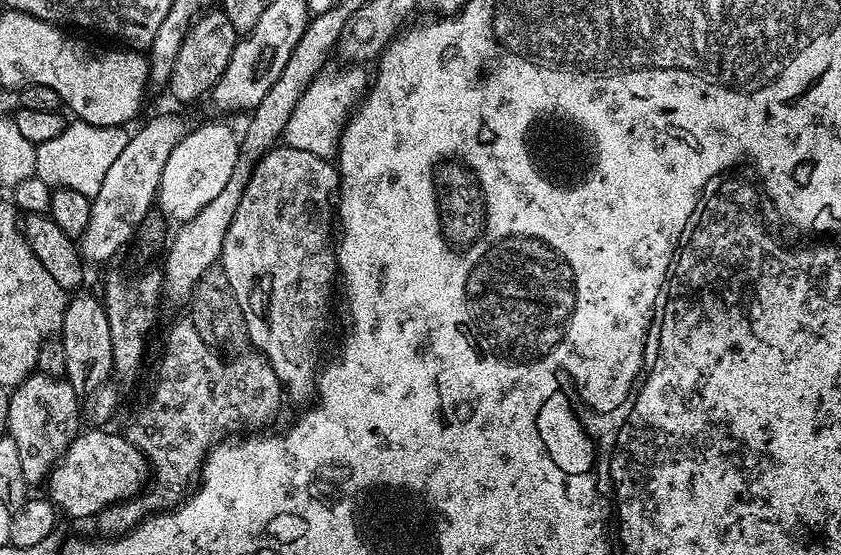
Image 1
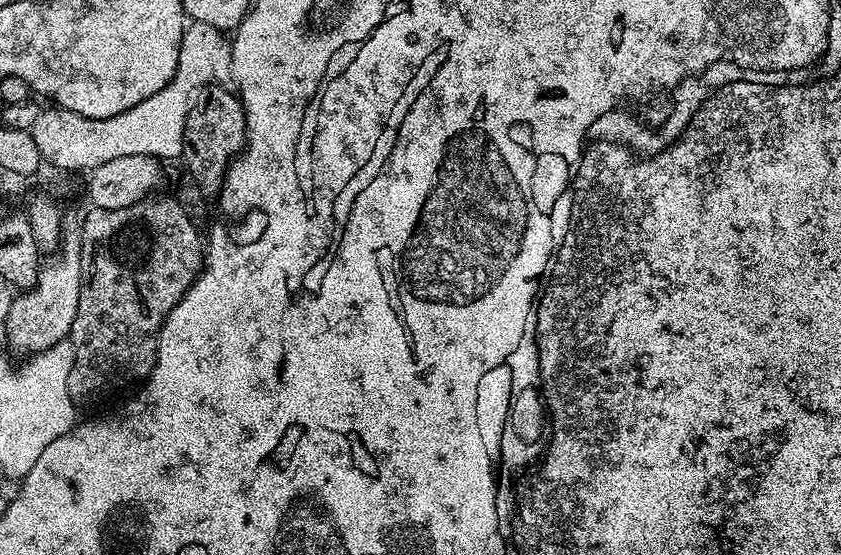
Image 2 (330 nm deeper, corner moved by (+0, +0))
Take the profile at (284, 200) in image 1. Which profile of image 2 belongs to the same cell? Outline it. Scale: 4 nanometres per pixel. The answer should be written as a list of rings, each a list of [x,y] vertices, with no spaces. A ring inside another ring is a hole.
[[[208,86],[193,99],[184,127],[182,159],[188,167],[187,179],[205,194],[219,193],[228,165],[240,155],[246,143],[244,109],[239,95],[224,86]]]

